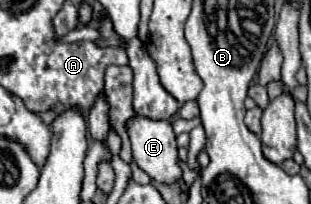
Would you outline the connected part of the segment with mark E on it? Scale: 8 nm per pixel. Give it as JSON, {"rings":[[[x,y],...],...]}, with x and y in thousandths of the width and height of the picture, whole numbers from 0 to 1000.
{"rings":[[[434,564],[428,583],[408,593],[408,652],[428,730],[428,779],[434,799],[498,887],[518,897],[569,897],[582,877],[582,819],[569,809],[576,760],[569,760],[569,701],[563,701],[563,652],[550,632],[550,593],[537,583],[479,583],[460,564]]]}

